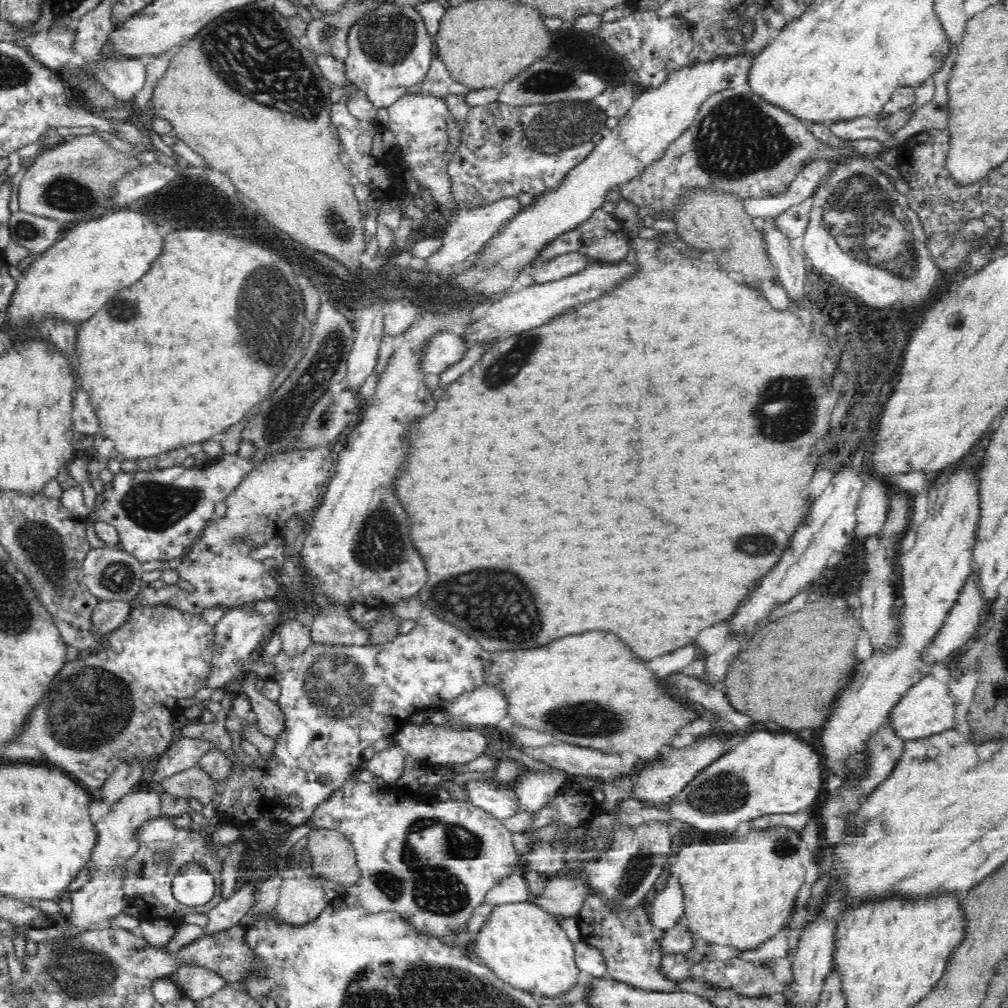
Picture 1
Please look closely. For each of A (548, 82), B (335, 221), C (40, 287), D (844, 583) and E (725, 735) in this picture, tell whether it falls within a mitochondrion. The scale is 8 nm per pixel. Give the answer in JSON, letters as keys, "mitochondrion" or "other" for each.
{"A":"mitochondrion","B":"mitochondrion","C":"other","D":"other","E":"other"}

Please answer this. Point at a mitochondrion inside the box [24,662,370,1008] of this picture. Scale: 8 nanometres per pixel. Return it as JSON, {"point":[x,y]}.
{"point":[79,974]}

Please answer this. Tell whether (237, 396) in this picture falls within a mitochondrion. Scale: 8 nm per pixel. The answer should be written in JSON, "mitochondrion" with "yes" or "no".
{"mitochondrion":"no"}

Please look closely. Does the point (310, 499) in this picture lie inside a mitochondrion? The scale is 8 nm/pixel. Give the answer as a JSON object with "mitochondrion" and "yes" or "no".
{"mitochondrion":"no"}

